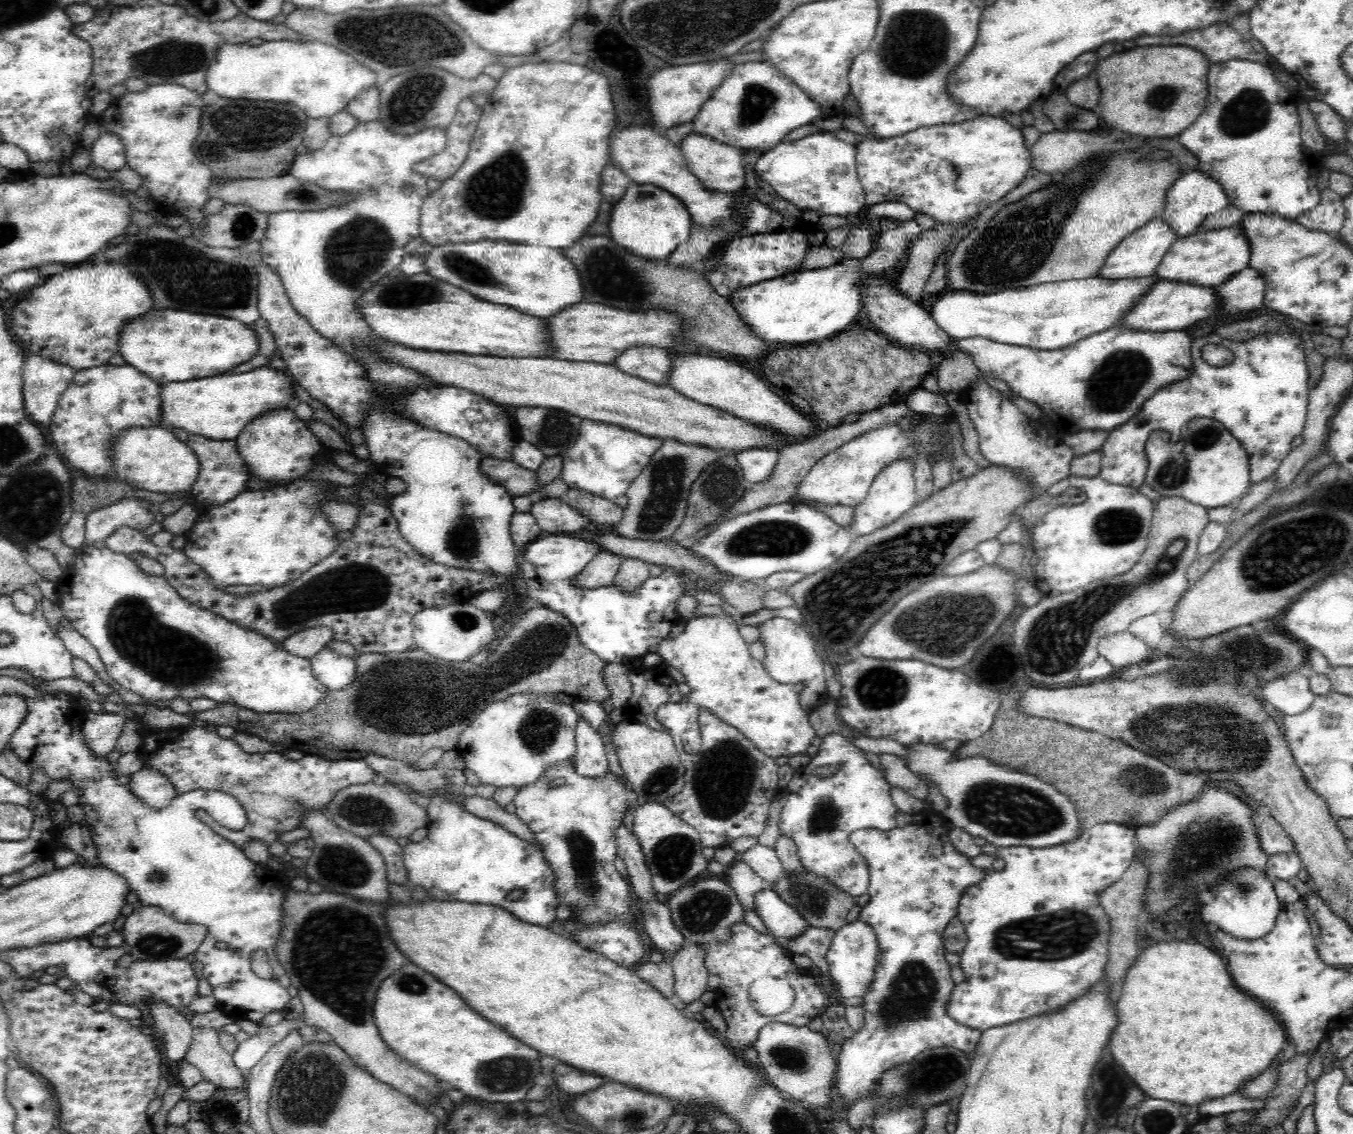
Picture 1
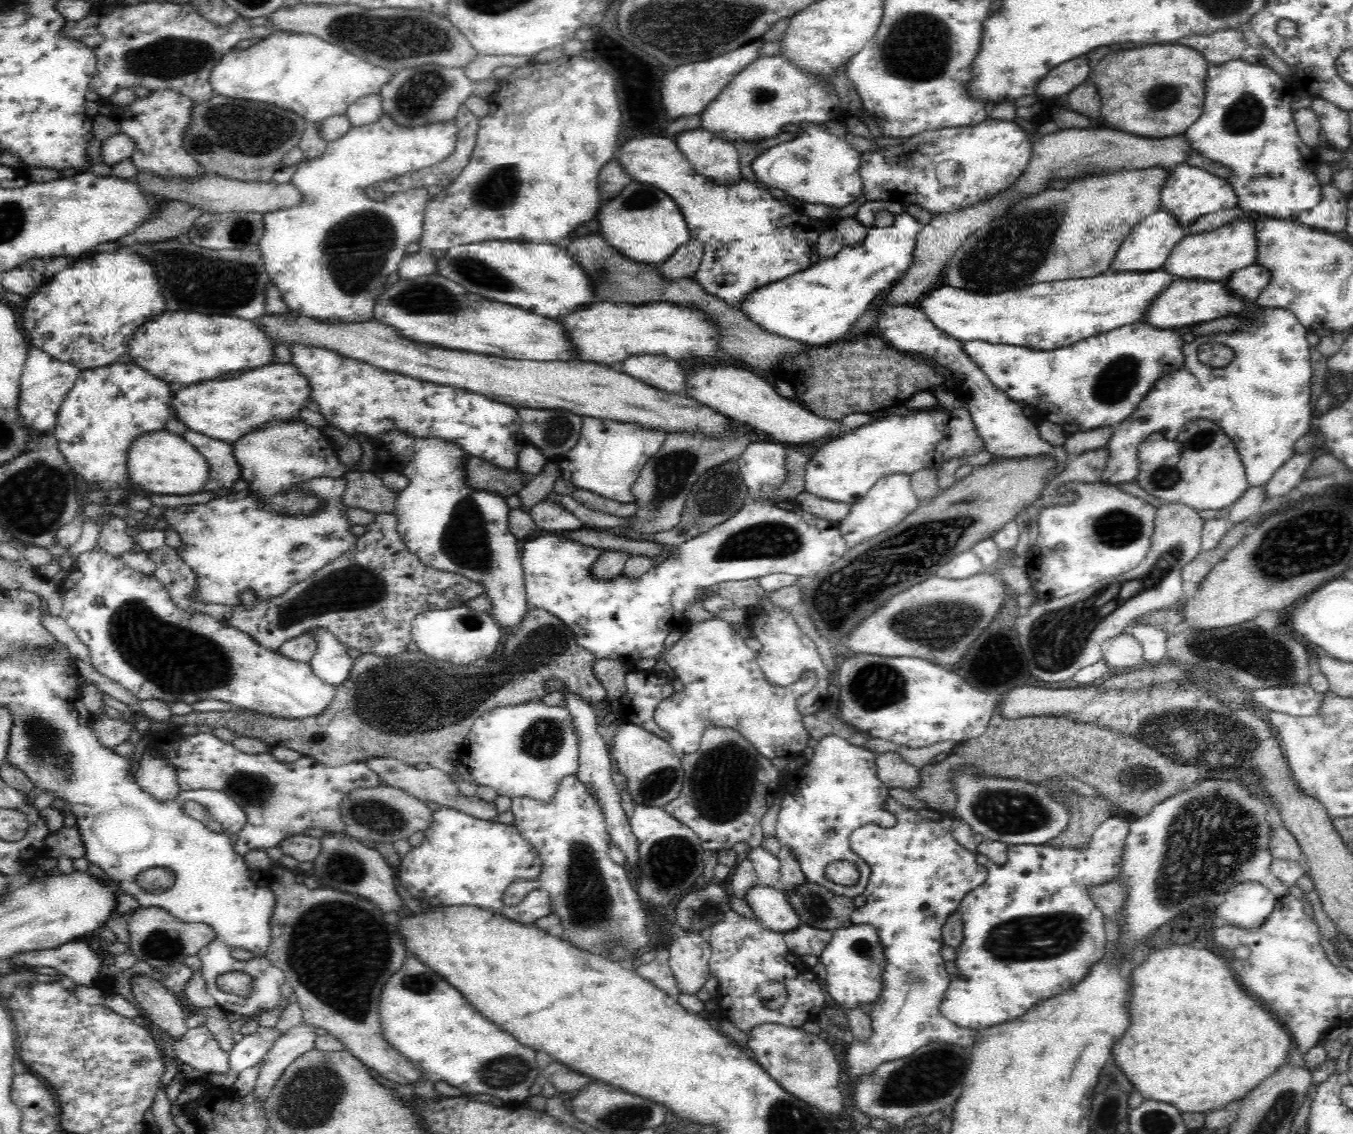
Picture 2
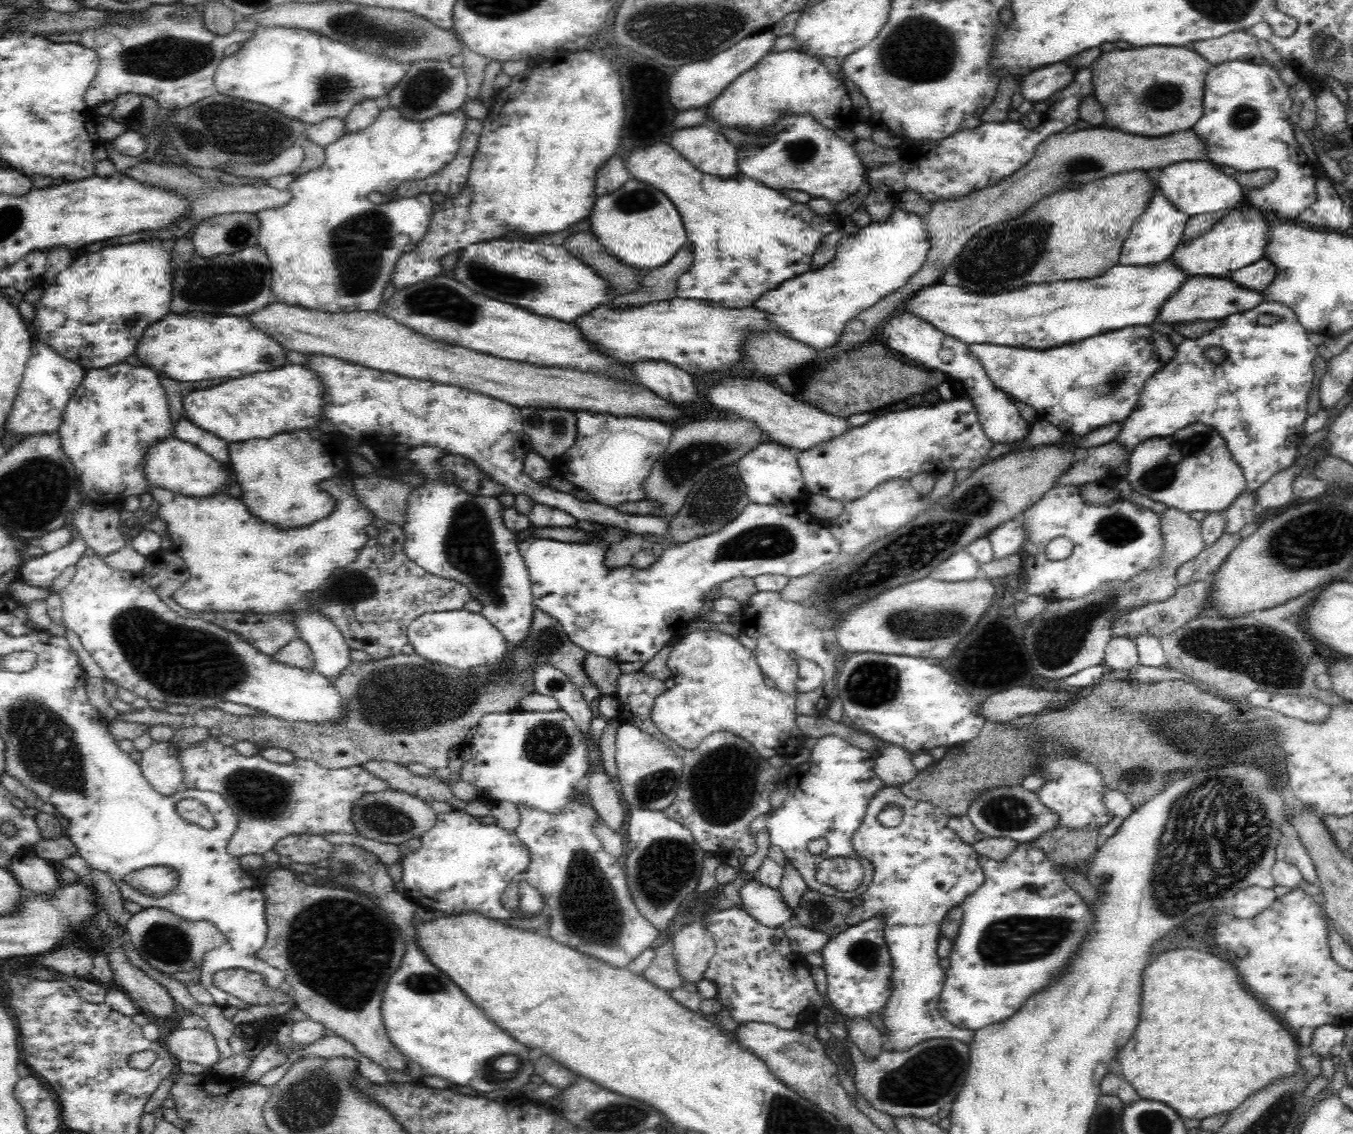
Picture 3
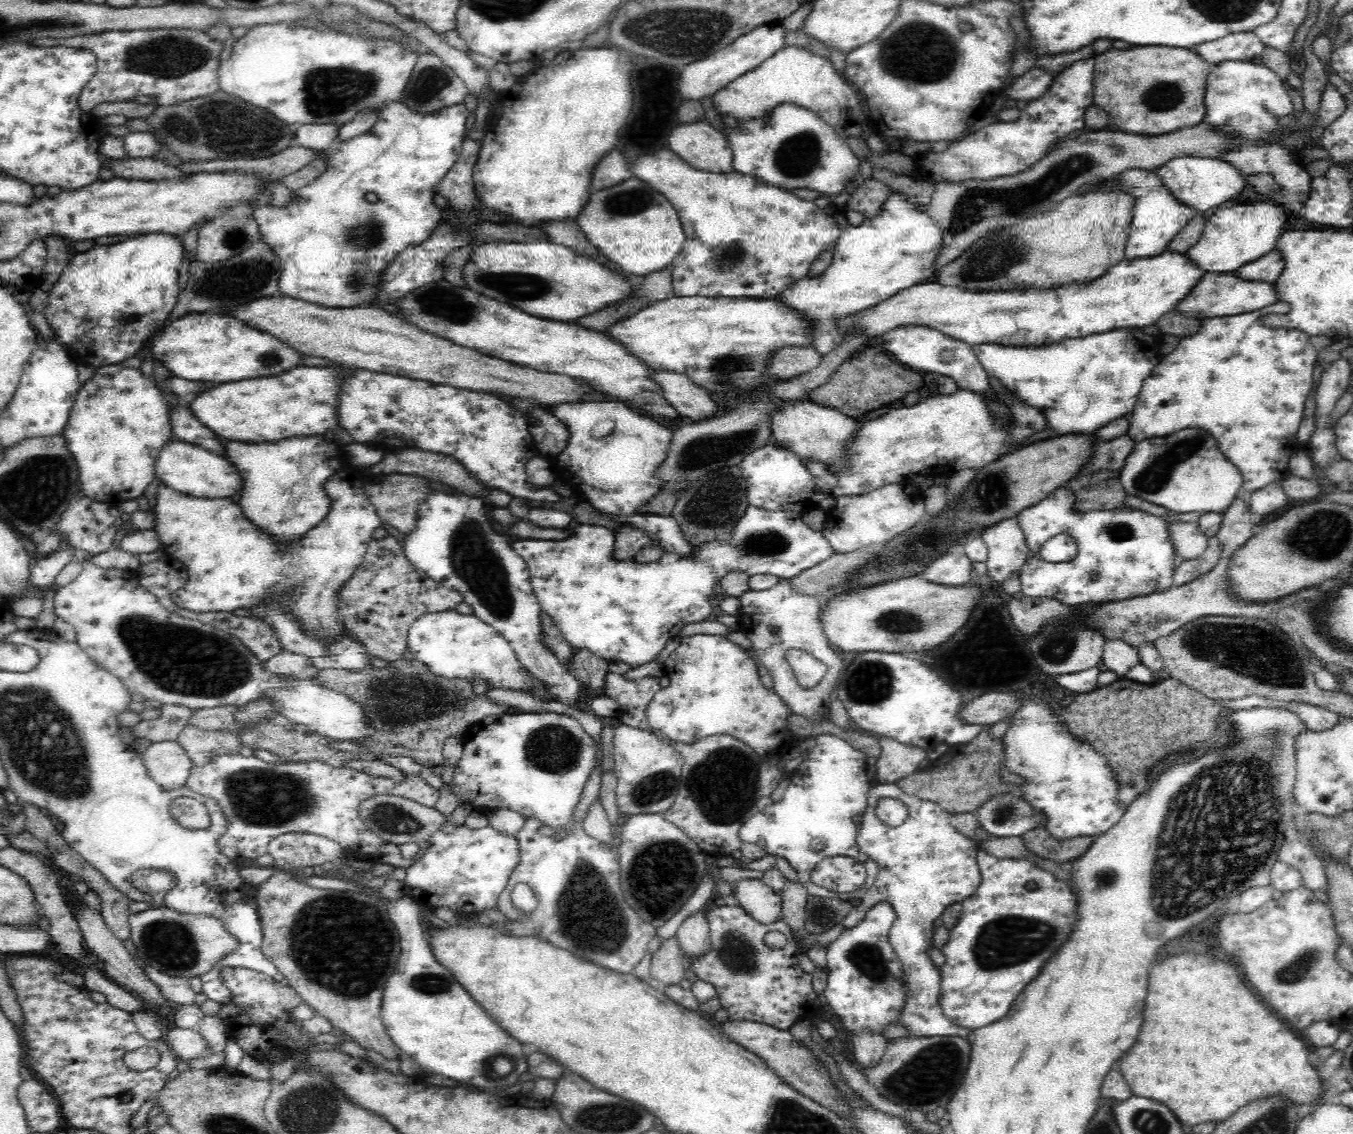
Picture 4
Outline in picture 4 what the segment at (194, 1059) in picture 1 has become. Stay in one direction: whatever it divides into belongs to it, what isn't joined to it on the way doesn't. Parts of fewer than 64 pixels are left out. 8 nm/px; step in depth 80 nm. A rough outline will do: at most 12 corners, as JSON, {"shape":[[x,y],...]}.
{"shape":[[176,1027],[166,1034],[167,1046],[179,1058],[207,1058],[202,1035]]}

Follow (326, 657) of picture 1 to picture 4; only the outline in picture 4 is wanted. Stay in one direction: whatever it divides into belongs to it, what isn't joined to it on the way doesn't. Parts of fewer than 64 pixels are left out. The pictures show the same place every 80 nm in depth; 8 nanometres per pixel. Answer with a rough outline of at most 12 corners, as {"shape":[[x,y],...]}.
{"shape":[[358,478],[279,548],[228,497],[161,483],[155,533],[196,613],[292,598],[305,632],[342,630],[337,596],[382,526]]}

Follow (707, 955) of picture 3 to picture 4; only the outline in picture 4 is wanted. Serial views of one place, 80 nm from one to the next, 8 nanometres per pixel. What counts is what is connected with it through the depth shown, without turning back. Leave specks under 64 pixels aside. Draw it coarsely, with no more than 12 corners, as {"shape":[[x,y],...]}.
{"shape":[[704,910],[684,918],[676,934],[687,960],[708,949]]}

